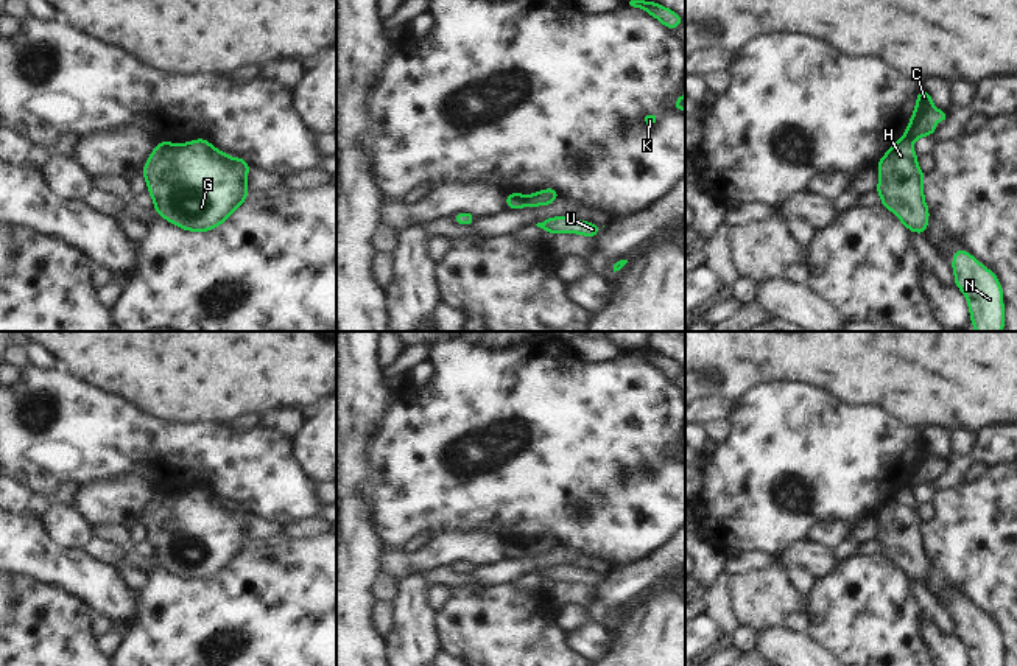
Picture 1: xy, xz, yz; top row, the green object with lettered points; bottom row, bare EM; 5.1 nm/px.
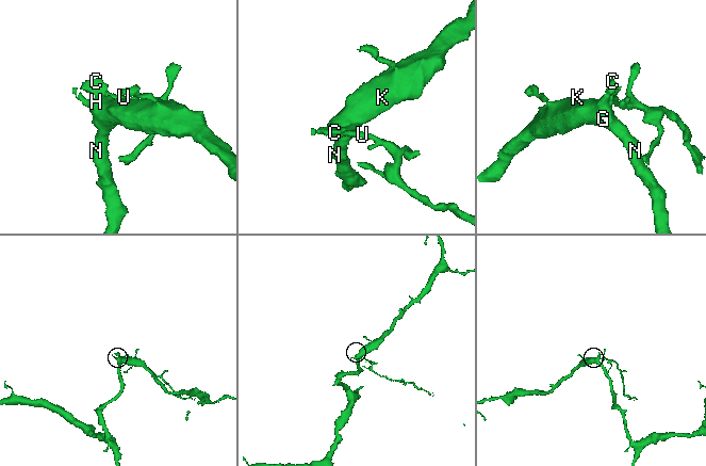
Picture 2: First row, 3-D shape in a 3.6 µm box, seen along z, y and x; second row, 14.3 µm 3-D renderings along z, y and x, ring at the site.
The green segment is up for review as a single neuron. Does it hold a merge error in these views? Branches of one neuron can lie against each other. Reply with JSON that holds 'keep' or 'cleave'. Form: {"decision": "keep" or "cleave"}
{"decision": "cleave"}

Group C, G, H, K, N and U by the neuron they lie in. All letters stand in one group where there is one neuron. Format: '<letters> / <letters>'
C U / G H K N

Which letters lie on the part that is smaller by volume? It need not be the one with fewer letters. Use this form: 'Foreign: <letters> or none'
Foreign: C, U

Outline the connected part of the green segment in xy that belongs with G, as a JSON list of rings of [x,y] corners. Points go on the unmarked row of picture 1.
[[[198,487],[182,493],[159,490],[142,524],[162,566],[190,580],[207,580],[245,551],[251,517]]]

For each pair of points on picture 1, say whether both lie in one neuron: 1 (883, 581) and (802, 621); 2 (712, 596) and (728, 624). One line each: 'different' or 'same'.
1: different
2: same

